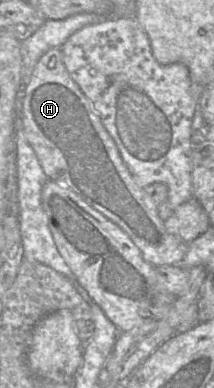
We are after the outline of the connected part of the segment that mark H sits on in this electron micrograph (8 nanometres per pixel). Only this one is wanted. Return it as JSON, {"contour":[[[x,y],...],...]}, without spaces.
{"contour":[[[61,47],[46,51],[31,73],[22,101],[22,128],[48,179],[76,193],[88,205],[119,226],[149,264],[155,267],[179,266],[187,252],[188,243],[167,232],[164,221],[159,216],[160,205],[137,183],[124,163],[114,140],[103,126],[90,100],[65,68]]]}

